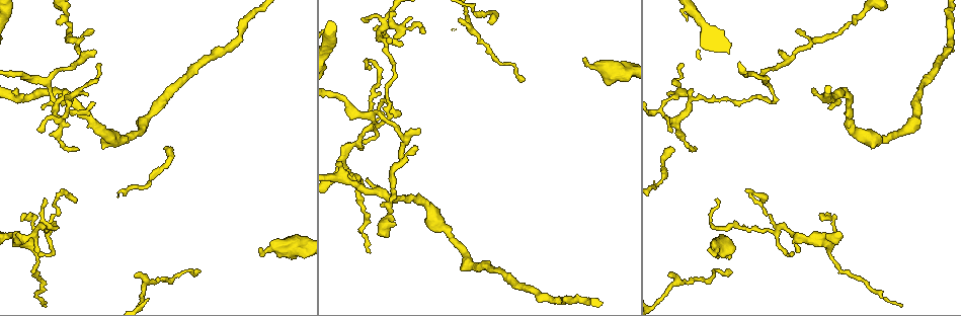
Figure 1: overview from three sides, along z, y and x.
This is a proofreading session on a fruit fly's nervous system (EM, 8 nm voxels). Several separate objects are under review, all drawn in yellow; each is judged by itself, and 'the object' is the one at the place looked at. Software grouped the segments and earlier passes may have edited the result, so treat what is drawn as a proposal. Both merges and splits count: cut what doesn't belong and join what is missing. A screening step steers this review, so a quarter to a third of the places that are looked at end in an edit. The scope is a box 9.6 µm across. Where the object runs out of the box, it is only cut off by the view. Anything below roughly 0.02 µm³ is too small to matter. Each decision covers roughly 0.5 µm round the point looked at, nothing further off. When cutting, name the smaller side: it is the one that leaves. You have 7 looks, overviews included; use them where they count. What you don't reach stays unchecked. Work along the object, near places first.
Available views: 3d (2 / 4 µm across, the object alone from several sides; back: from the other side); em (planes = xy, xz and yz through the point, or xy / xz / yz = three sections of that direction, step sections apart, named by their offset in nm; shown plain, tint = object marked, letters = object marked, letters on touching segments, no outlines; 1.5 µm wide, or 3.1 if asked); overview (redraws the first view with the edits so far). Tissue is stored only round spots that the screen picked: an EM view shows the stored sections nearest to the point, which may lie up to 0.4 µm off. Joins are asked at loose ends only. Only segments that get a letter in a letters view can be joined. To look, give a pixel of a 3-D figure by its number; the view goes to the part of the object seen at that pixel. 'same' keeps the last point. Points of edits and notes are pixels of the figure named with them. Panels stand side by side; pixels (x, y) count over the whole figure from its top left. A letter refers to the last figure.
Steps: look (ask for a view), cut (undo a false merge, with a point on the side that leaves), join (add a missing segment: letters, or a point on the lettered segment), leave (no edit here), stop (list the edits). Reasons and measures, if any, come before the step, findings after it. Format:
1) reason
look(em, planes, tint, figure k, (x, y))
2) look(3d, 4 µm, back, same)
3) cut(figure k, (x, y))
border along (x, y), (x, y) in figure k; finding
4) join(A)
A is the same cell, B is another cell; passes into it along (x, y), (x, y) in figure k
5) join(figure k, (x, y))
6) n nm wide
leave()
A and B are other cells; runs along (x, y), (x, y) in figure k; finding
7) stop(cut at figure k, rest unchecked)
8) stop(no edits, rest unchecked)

thin end
look(em, planes, letters, figure 1, (692, 150))

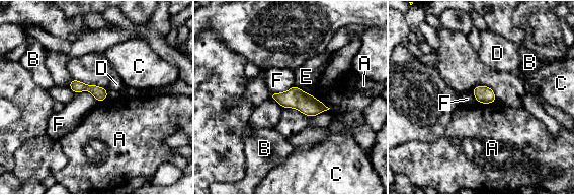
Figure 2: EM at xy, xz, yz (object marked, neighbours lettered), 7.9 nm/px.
110 nm wide
leave()
A, B, C, D, E and F are other cells; border along (496, 101), (479, 103) in figure 2; none of them fits

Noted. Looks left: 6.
thin end
look(3d, 2 µm, figure 1, (369, 64))

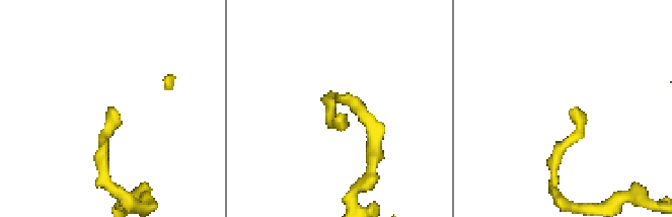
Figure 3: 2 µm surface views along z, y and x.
look(em, planes, tint, figure 3, (338, 115))

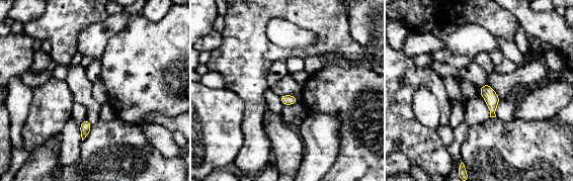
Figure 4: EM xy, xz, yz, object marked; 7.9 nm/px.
look(em, planes, letters, same)

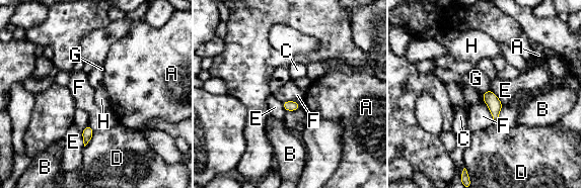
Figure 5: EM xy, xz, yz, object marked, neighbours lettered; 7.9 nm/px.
leave()
A, B, C, D, E, F, G and H are other cells; border along (482, 93), (482, 99), (493, 122) in figure 5; none of them fits

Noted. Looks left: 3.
tapers out
look(3d, 4 µm, figure 1, (416, 150))

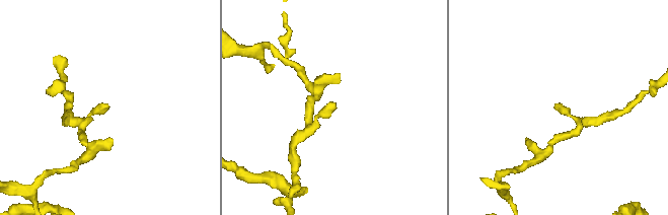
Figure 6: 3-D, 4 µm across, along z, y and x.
look(em, planes, letters, figure 6, (558, 106))

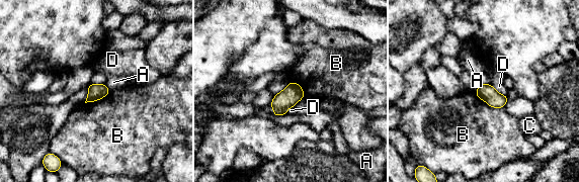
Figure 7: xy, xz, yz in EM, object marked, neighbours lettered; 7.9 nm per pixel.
130 nm wide
leave()
A, B, C and D are other cells; border along (474, 93), (490, 106), (503, 108) in figure 7; none of them fits

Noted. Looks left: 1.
stop(no edits, rest unchecked)

